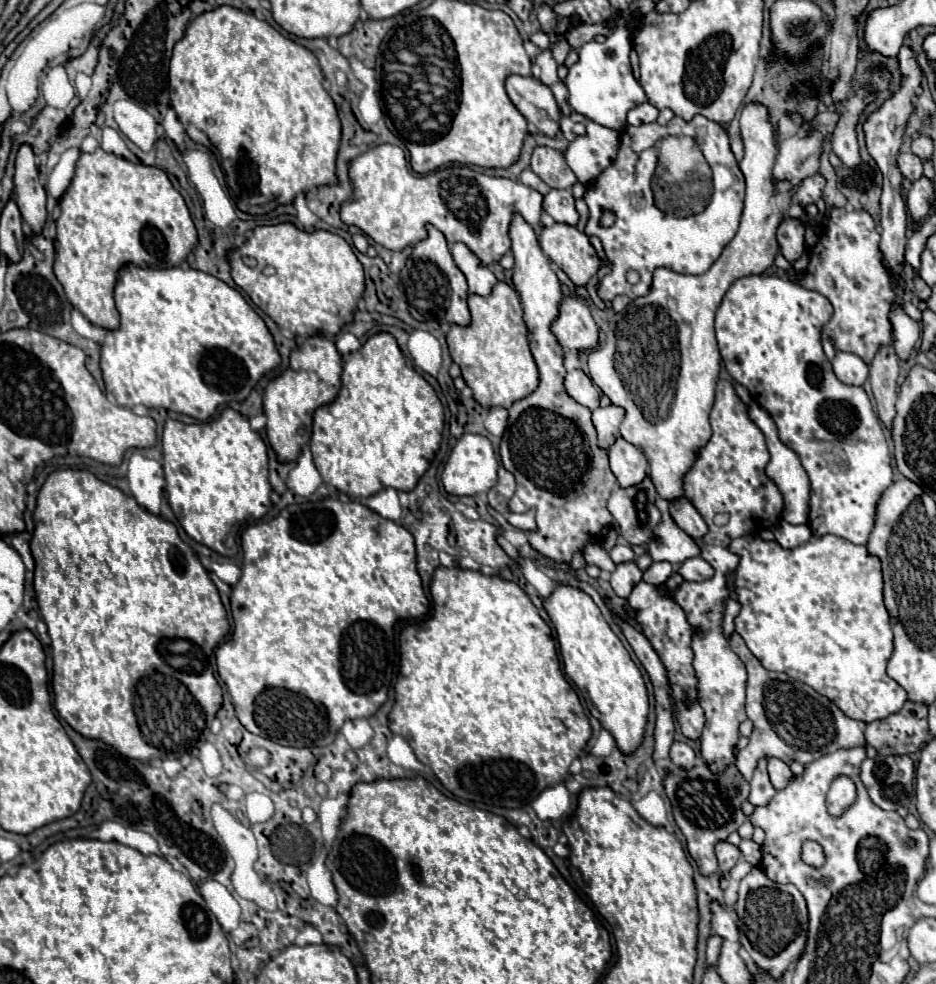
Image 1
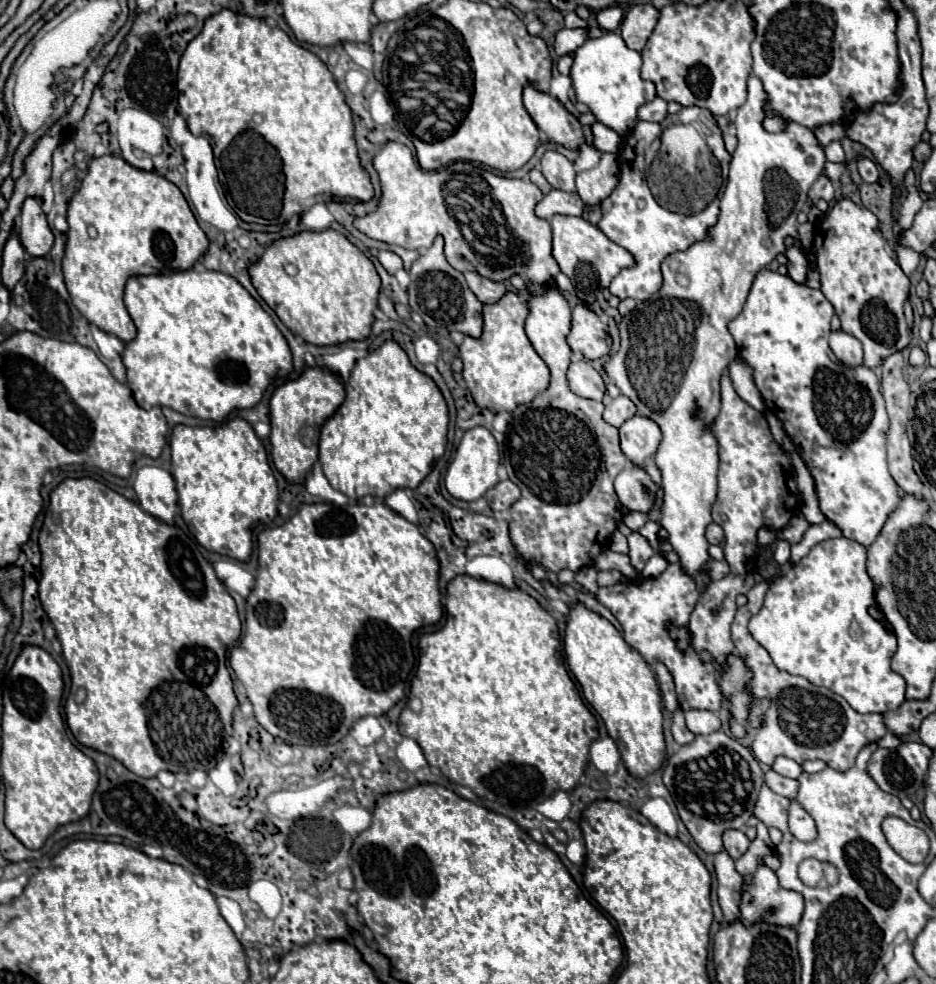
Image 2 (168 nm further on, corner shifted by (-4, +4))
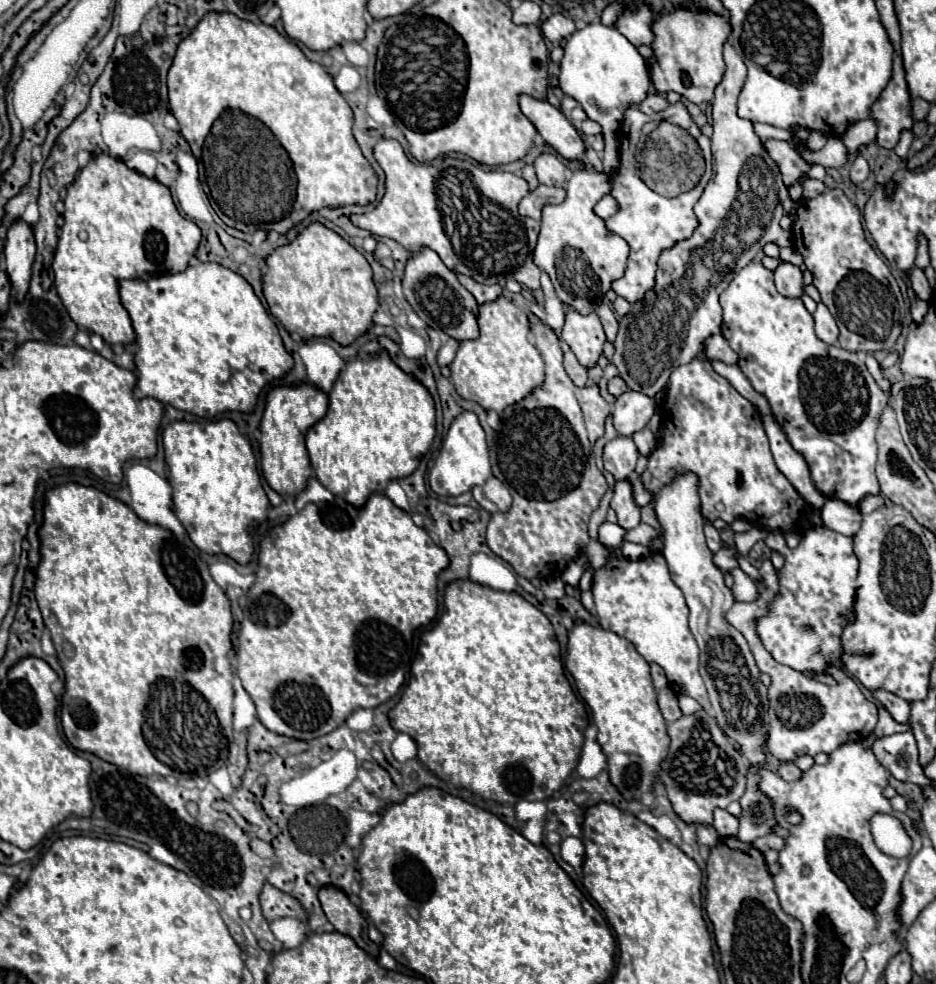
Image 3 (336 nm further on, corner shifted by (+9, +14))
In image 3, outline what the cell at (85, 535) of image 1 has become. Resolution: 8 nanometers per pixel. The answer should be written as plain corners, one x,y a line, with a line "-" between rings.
65,483
45,493
43,523
39,527
41,539
41,565
37,567
35,597
51,633
57,657
65,671
65,693
61,697
61,725
68,743
77,750
89,751
113,765
127,769
137,775
161,775
161,777
193,777
217,767
225,761
227,743
233,741
231,709
233,709
233,687
231,687
231,663
227,659
231,651
233,617
225,591
211,579
207,563
189,551
185,543
175,541
173,533
159,525
141,521
133,509
119,499
79,483

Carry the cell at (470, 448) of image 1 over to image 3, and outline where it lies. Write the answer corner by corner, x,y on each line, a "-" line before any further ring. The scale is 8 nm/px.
467,411
461,413
449,427
447,437
443,441
441,453
429,473
429,485
437,495
443,497
457,497
465,491
469,491
475,485
483,485
491,477
491,465
489,465
489,451
485,443
485,433
479,425
479,419
475,413

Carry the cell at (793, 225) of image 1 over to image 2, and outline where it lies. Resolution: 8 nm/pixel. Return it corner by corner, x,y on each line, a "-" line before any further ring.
786,239
786,245
788,245
788,251
786,251
786,257
788,257
788,277
794,283
804,283
806,275
808,275
806,257
802,255
796,239

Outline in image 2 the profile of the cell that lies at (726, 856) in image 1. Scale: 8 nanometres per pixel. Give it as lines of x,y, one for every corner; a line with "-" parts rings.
728,829
724,831
724,849
732,859
740,859
748,851
750,839
740,829

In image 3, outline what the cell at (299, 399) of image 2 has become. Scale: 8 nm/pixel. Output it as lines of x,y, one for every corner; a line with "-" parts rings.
311,383
279,385
267,393
261,417
261,471
267,483
281,495
299,493
311,477
311,463
305,447
305,433
327,411
327,393

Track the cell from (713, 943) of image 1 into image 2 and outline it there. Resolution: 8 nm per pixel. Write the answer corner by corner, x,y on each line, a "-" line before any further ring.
720,851
714,855
714,869
718,879
720,907
724,911
726,923
732,923
738,919
738,911
740,911
738,905
742,897
744,877
734,869
734,859
726,851

